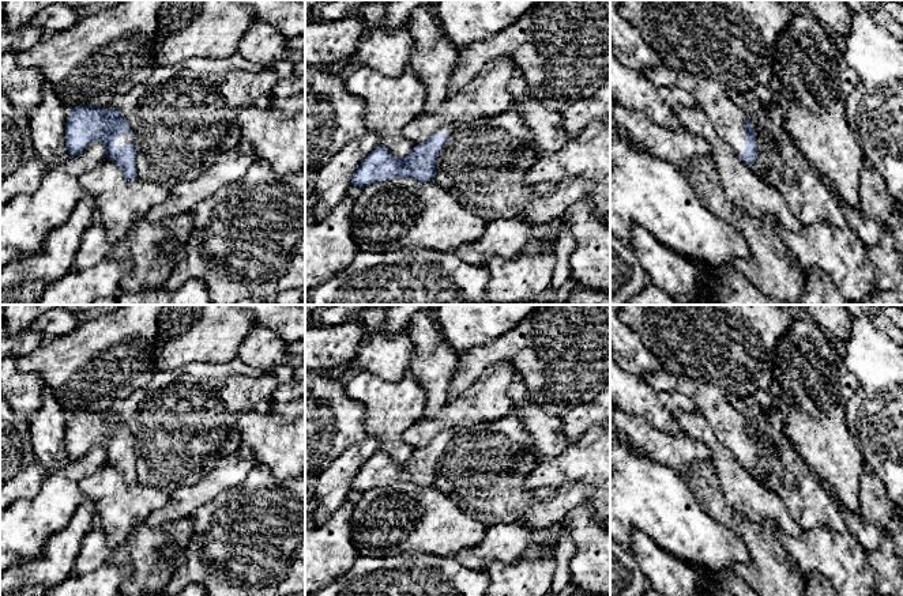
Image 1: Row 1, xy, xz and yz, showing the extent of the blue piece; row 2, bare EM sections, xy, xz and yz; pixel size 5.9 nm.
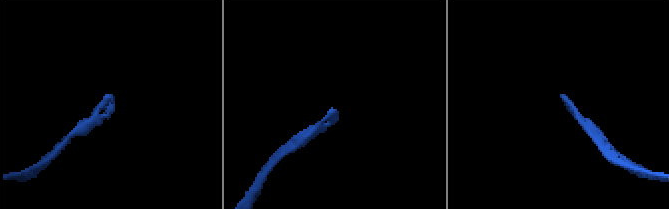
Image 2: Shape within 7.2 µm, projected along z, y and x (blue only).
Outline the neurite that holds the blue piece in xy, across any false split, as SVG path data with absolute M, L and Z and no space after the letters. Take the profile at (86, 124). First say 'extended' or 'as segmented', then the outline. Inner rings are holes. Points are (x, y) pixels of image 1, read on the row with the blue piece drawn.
extended; M74 106L65 124L69 158L97 142L106 146L106 158L121 169L125 180L138 177L135 132L127 117L116 107L104 110L98 106Z

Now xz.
extended; M443 124L426 142L413 147L405 158L395 158L387 147L379 146L368 154L351 177L351 185L365 188L396 177L418 182L434 180L436 159L444 148L455 124Z

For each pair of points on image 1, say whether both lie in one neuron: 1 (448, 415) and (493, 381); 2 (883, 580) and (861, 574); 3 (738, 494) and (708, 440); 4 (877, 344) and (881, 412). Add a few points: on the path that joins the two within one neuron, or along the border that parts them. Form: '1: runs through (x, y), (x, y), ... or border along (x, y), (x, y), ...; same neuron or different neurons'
1: runs through (459, 412), (482, 392); same neuron
2: border along (866, 551), (866, 559), (873, 572), (875, 581); different neurons
3: runs through (736, 481), (721, 453); same neuron
4: runs through (877, 361), (881, 366), (881, 396); same neuron

